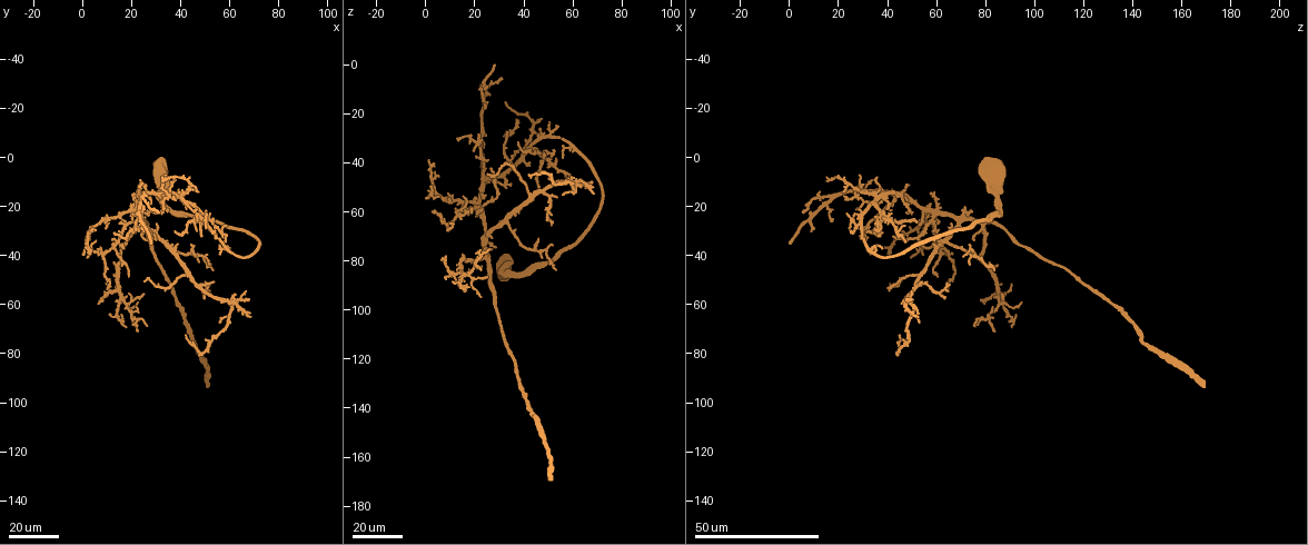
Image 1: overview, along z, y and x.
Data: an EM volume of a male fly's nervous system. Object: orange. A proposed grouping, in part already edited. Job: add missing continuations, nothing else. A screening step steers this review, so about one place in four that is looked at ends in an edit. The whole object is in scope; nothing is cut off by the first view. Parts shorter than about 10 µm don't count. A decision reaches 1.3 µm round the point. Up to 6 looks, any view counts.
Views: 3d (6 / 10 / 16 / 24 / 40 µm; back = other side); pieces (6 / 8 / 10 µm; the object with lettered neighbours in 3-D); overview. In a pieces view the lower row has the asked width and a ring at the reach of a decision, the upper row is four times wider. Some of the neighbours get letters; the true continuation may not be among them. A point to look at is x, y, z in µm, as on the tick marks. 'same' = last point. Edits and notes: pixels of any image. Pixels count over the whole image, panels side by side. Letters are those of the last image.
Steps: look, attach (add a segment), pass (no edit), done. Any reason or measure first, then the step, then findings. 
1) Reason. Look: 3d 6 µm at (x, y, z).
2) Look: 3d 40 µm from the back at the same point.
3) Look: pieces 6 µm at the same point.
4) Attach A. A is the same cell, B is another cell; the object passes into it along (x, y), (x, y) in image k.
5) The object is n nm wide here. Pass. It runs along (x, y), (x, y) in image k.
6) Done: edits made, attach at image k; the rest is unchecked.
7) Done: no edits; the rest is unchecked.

Branch stops here. Look: 3d 40 µm at (50, 57, 63).

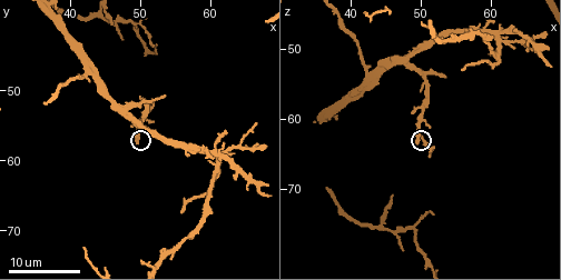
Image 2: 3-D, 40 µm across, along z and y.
Look: pieces 6 µm at (49.5, 57.0, 63.5).

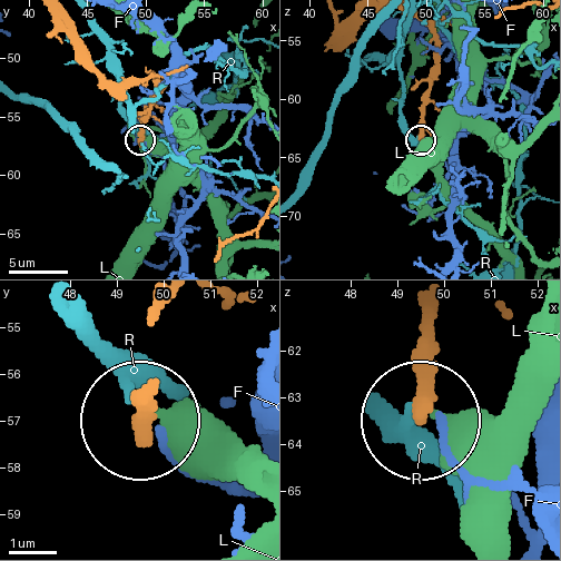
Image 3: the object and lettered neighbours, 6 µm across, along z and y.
Pass. F, L and R are other cells; none of them fits.

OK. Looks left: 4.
Branch stops here. Look: 3d 40 µm at (30, 22, 6).

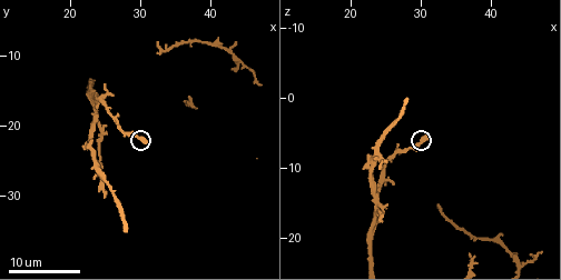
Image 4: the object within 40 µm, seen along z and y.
See the neighbours. Look: pieces 6 µm at (31.0, 22.5, 6.0).

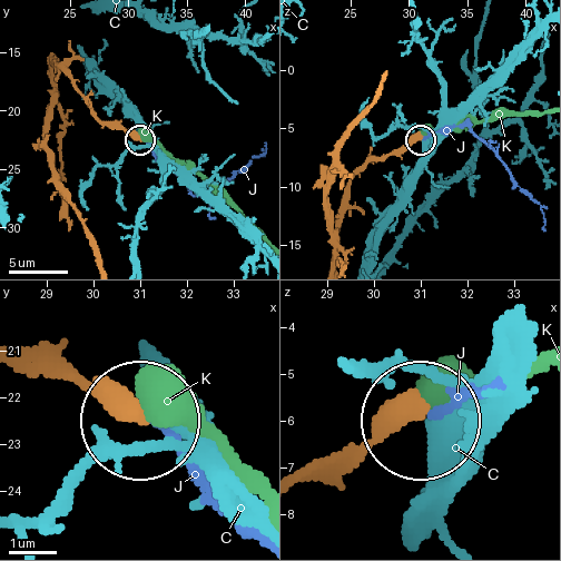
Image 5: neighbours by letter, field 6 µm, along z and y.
The object is 420 nm wide here. Attach J. J is the same cell, C and K are other cells; the object passes into it along (353, 469), (421, 413), (496, 390) in image 5; the cell continues.

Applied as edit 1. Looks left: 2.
Done: edits made, attach at image 5; the rest is unchecked.

